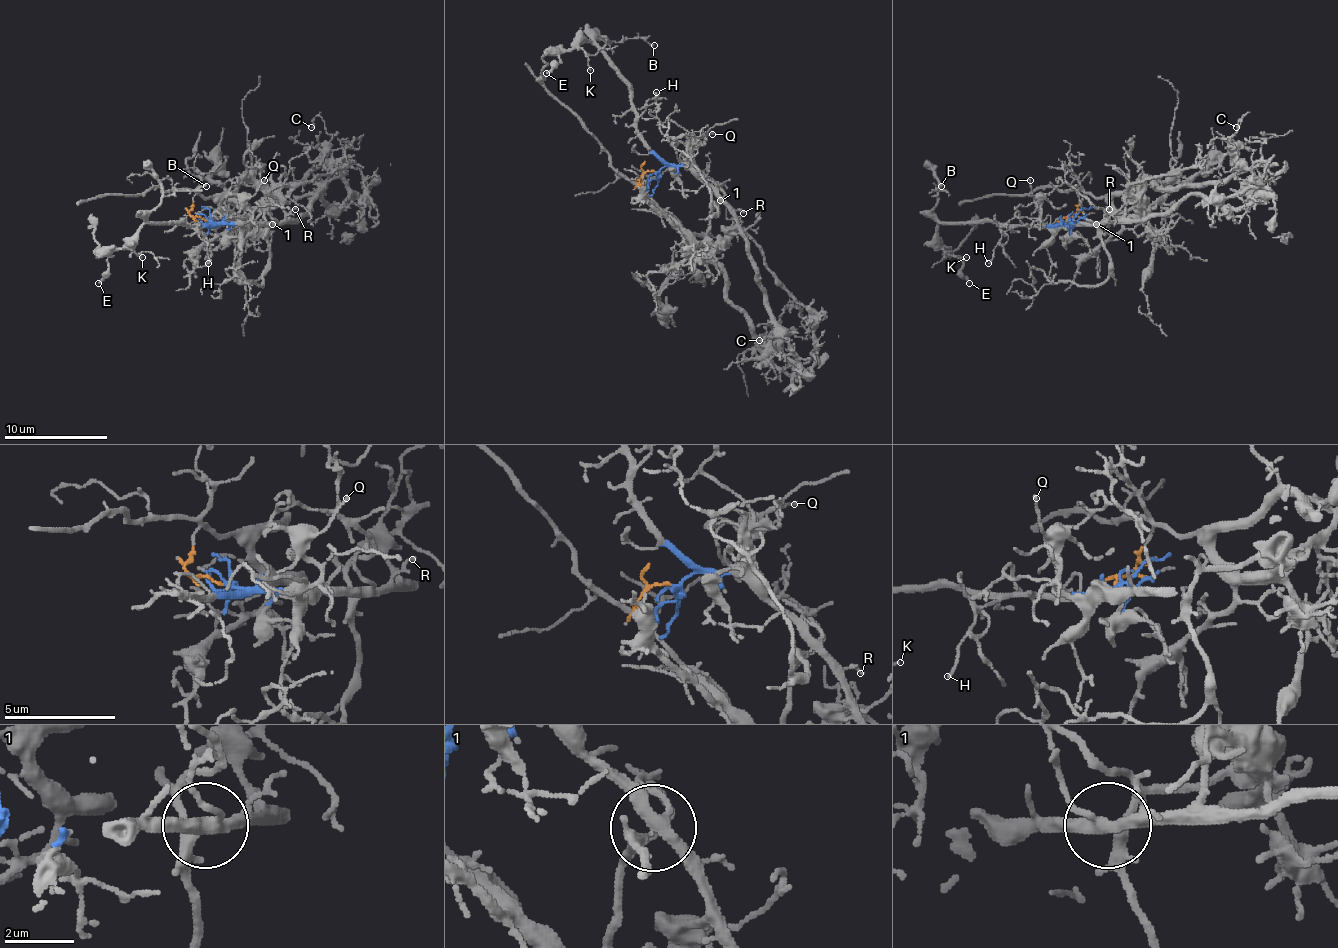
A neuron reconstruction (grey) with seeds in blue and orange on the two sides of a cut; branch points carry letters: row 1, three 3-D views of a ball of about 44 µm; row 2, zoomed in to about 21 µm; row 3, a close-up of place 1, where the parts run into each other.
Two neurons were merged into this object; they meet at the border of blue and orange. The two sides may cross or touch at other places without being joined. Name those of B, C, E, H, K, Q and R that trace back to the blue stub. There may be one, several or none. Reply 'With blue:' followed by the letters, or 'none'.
With blue: B, C, E, H, K, Q, R

